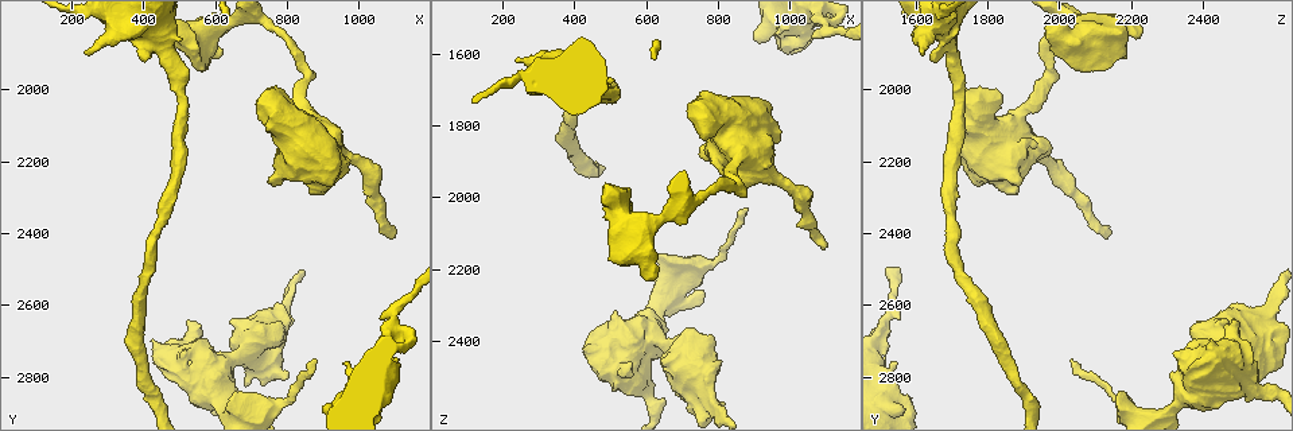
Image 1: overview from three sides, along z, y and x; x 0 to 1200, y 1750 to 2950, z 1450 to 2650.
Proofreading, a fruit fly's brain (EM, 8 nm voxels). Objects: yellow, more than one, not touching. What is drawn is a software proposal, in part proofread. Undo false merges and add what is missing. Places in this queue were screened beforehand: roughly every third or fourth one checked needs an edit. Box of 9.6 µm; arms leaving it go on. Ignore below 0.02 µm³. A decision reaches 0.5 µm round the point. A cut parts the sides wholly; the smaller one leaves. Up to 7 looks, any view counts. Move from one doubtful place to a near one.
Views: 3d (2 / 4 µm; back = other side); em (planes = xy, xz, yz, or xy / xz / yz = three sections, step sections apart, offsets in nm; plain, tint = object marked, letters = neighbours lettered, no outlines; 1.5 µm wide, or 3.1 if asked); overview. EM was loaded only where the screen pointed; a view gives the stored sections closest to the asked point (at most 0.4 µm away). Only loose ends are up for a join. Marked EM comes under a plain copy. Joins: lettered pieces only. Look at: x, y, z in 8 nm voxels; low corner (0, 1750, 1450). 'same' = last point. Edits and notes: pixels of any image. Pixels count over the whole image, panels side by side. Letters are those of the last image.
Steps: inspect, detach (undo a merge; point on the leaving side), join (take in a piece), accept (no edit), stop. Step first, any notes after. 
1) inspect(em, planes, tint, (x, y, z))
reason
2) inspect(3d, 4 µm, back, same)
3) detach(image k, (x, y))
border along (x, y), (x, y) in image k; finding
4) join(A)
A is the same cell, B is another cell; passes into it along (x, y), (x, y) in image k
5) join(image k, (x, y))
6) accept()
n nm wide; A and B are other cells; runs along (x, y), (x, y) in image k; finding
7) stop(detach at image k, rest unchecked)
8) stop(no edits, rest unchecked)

inspect(em, xy, step 8, tint, (240, 1900, 1620))
branch stops here

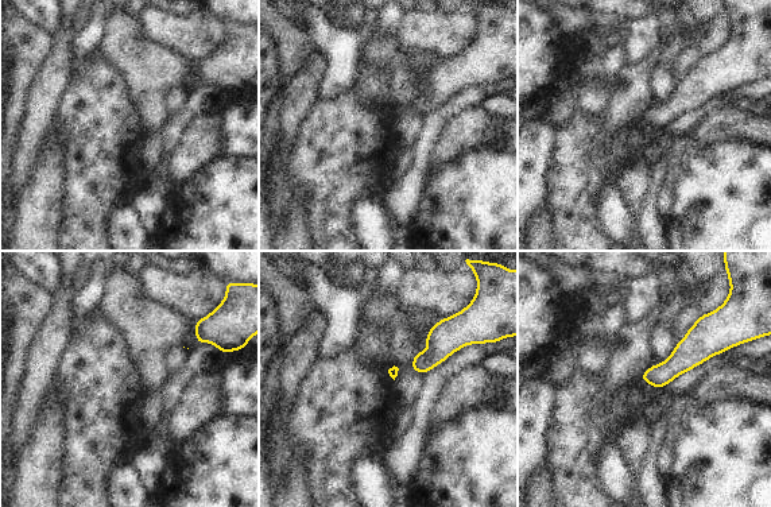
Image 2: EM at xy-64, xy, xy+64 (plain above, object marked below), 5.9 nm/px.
inspect(em, planes, letters, same)
cut it another way

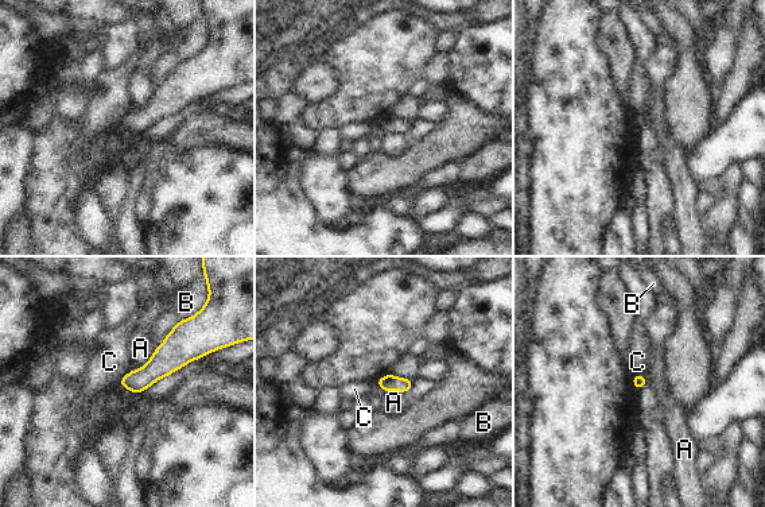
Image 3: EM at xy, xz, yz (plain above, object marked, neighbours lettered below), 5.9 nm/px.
accept()
A, B and C are other cells; border along (155, 348), (143, 366), (132, 370) in image 3; none of them fits

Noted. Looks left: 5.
inspect(3d, 4 µm, (610, 1860, 2230))
branch stops here

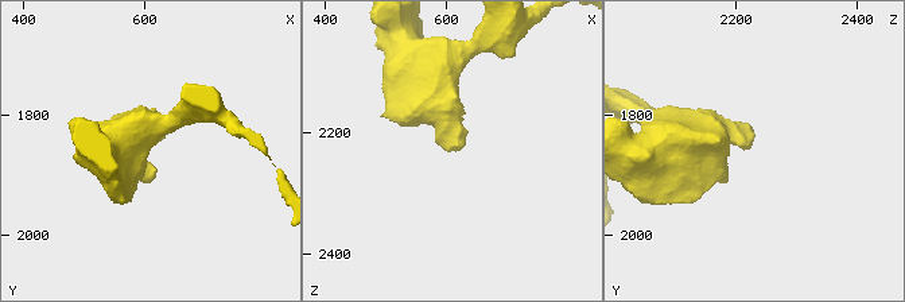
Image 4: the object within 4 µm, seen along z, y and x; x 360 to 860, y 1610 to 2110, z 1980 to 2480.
inspect(em, 3.1 µm, planes, letters, (610, 1850, 2225))

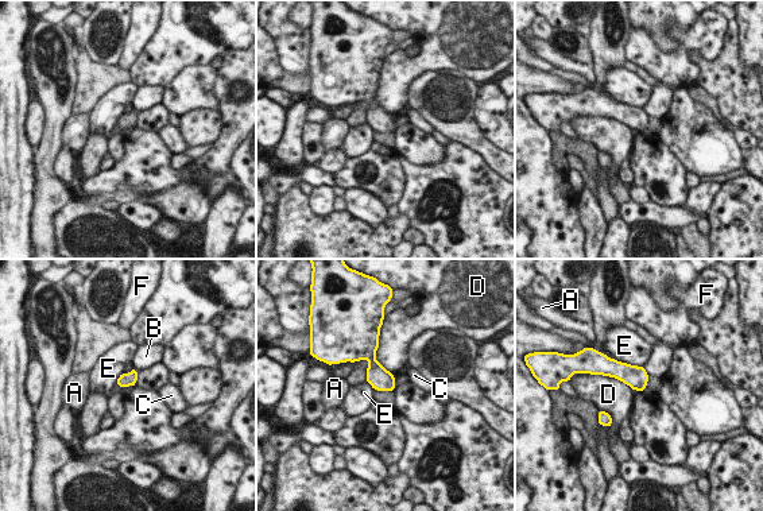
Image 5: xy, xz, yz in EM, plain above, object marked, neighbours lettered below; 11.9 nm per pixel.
accept()
A, B, C, D, E and F are other cells; border along (378, 343), (375, 357), (394, 376) in image 5; none of them fits

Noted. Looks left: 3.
inspect(3d, 4 µm, (970, 2760, 1540))
an open end

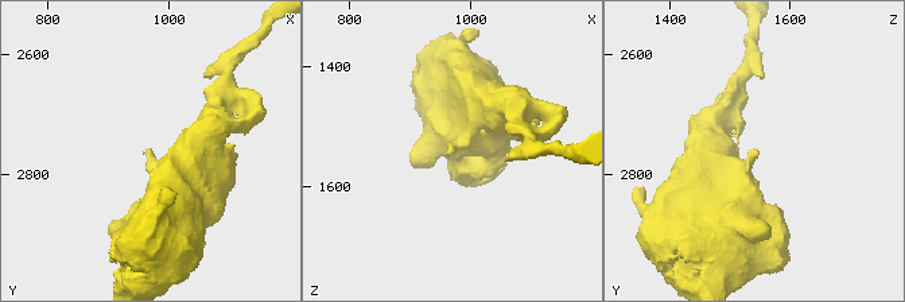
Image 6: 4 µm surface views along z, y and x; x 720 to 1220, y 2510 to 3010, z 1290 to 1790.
inspect(em, planes, letters, (975, 2765, 1545))
shape alone is not enough

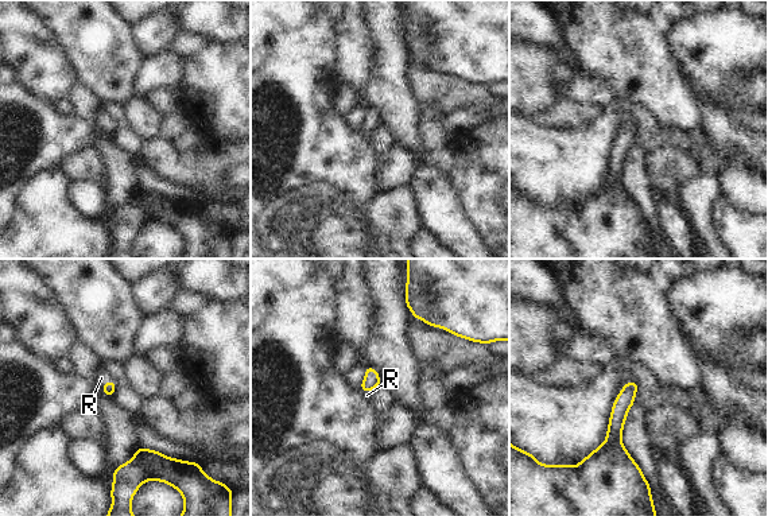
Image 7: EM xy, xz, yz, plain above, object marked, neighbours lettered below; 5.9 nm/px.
join(R)
R touches over 100 nm; R is the same cell; it goes on there

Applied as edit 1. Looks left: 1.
stop(join at image 7, rest unchecked)

